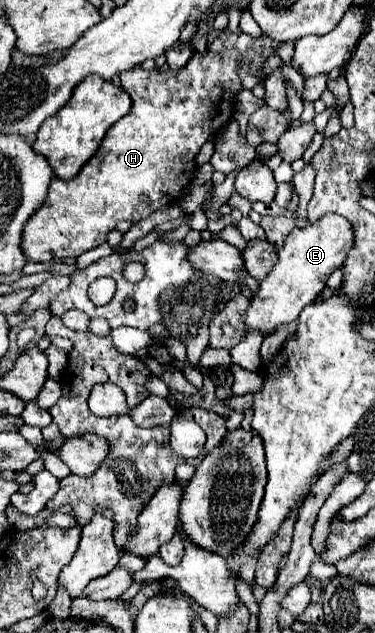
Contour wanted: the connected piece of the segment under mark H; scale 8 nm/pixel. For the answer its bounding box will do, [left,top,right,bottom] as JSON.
[23,29,279,263]

